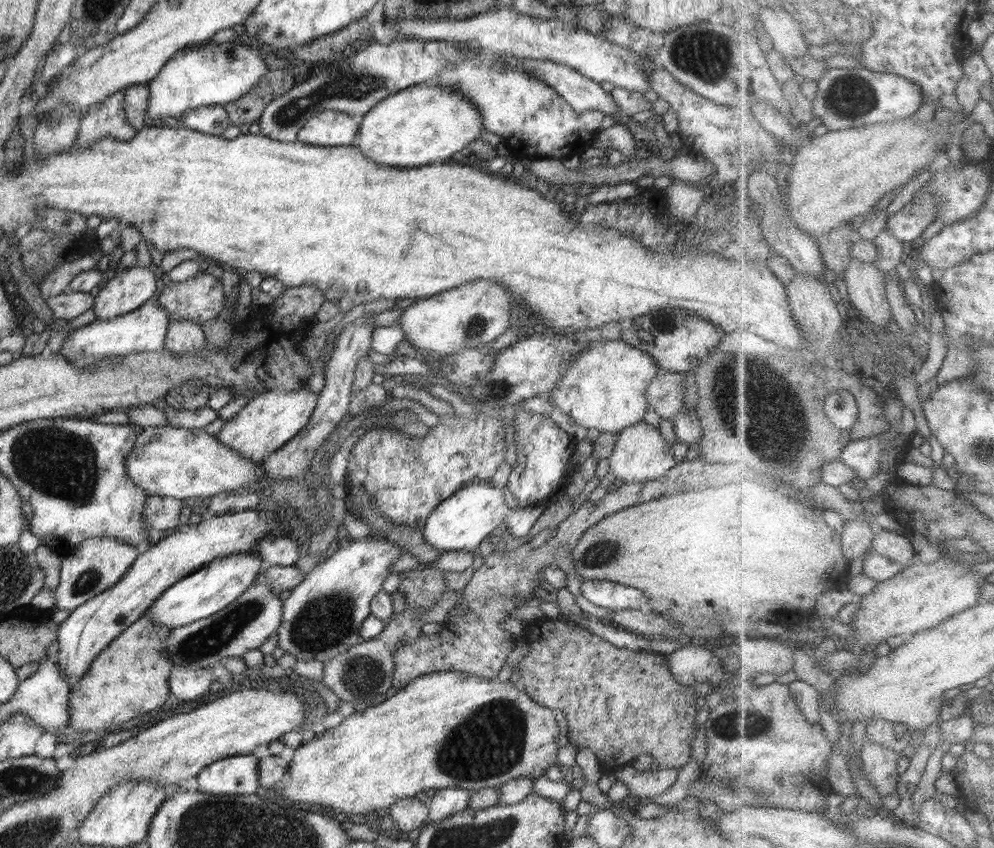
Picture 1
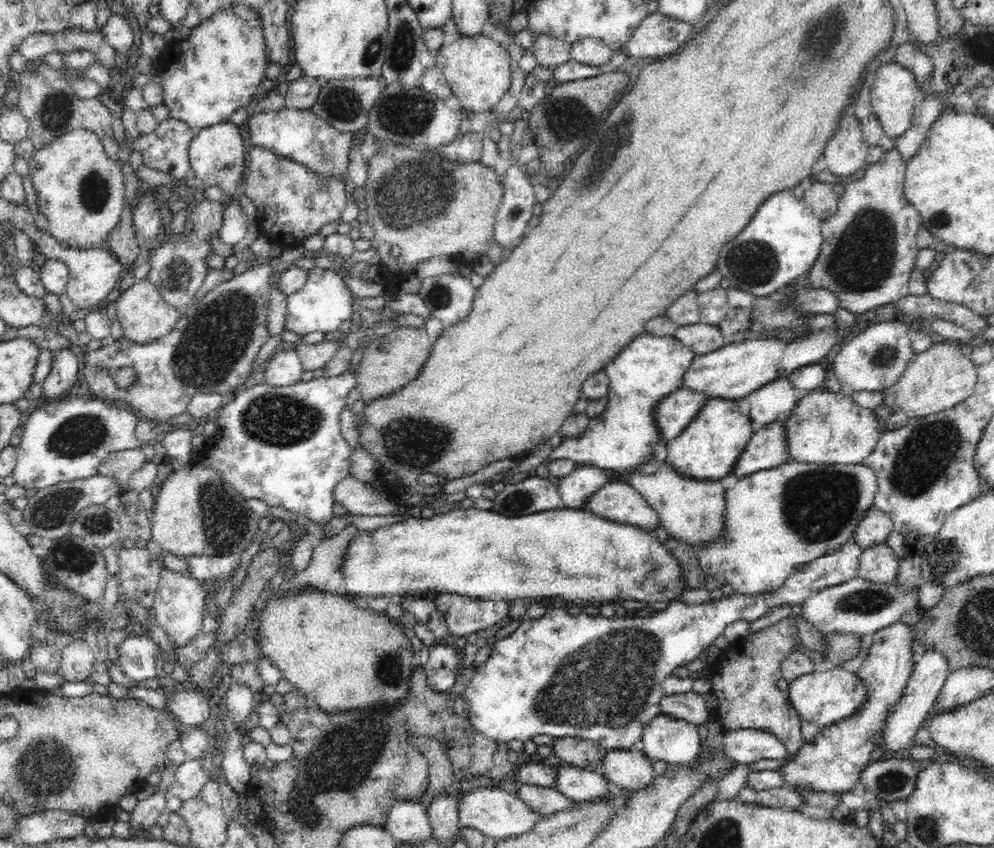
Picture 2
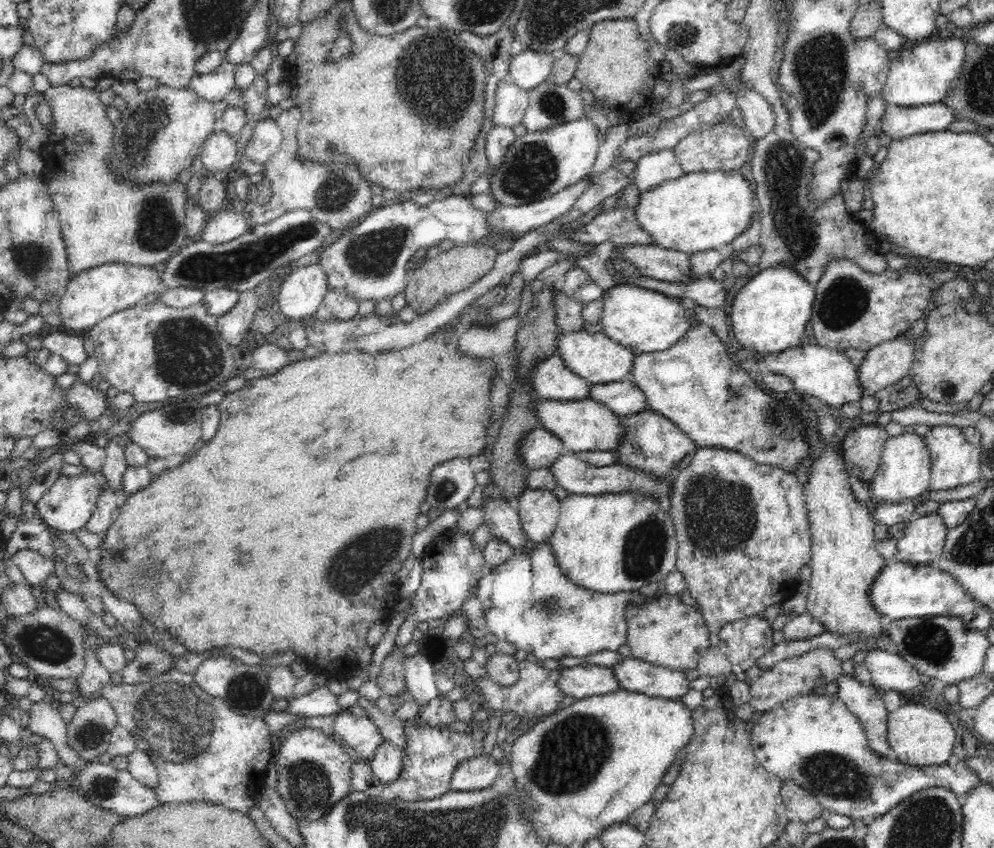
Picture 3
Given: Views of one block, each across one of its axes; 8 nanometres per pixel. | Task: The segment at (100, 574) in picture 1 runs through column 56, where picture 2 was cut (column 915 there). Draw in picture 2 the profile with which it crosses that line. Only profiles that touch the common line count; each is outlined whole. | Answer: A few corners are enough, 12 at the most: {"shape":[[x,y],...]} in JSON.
{"shape":[[856,577],[810,593],[821,633],[866,636],[917,609],[918,588]]}

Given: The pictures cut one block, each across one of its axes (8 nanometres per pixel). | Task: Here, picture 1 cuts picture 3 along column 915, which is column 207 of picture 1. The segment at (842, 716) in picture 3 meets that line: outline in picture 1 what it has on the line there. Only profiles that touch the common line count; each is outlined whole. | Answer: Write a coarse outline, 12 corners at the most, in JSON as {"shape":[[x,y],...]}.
{"shape":[[234,755],[197,775],[198,791],[254,794],[258,758]]}

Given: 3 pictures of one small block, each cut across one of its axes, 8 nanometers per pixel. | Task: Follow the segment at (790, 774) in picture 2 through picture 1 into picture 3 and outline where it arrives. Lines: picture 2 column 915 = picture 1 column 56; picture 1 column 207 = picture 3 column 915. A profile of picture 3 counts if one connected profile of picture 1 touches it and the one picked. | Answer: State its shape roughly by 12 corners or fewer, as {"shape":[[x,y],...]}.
{"shape":[[937,513],[905,523],[893,560],[931,565],[948,529]]}

